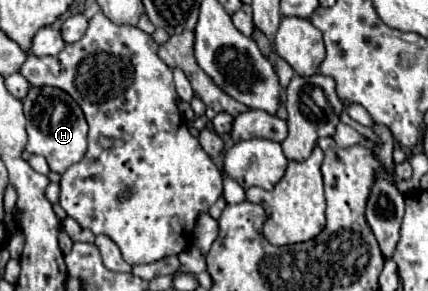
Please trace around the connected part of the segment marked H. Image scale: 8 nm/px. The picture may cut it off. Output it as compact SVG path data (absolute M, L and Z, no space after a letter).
M30 88L26 98L22 100L26 114L26 132L28 144L26 150L30 154L44 156L50 170L64 174L72 164L78 164L86 152L86 120L80 106L60 88Z

